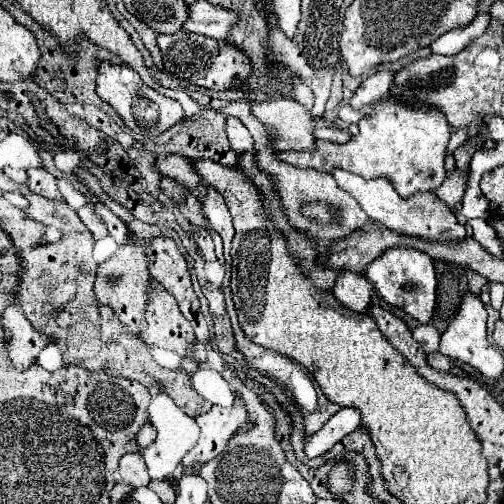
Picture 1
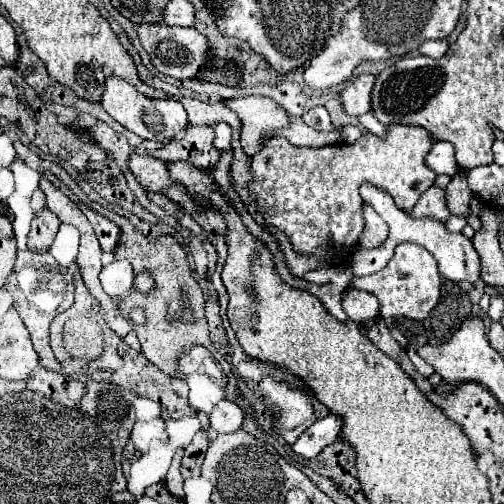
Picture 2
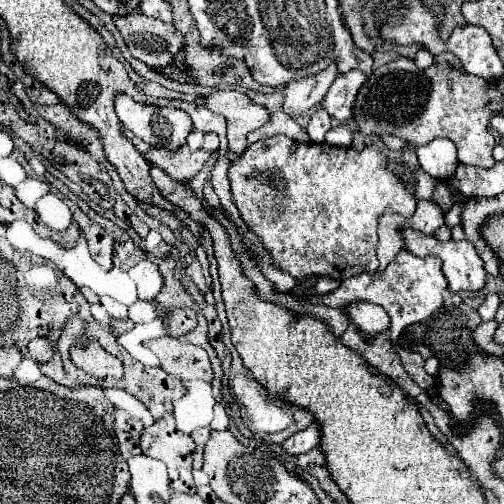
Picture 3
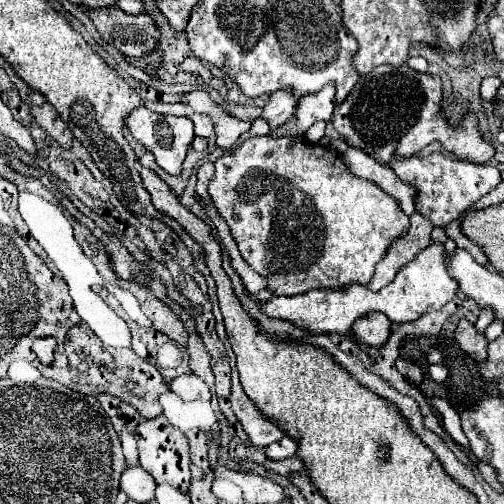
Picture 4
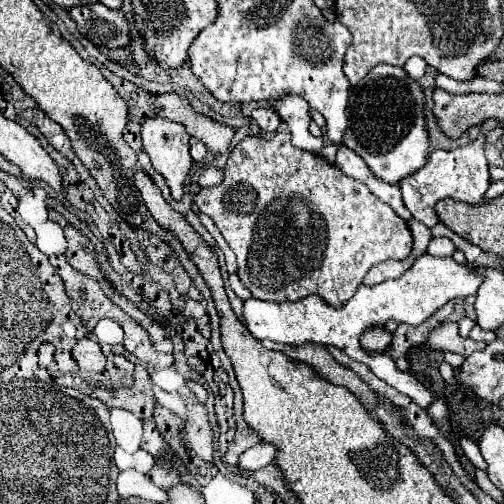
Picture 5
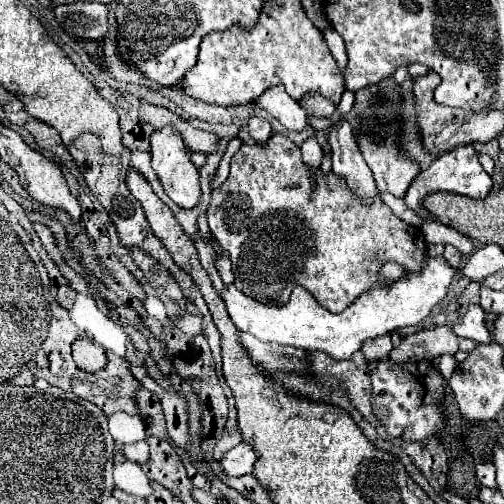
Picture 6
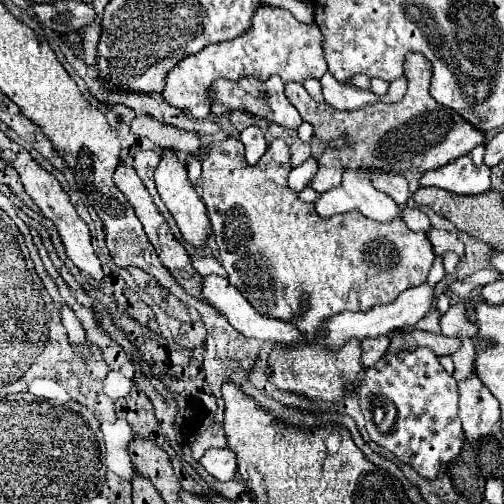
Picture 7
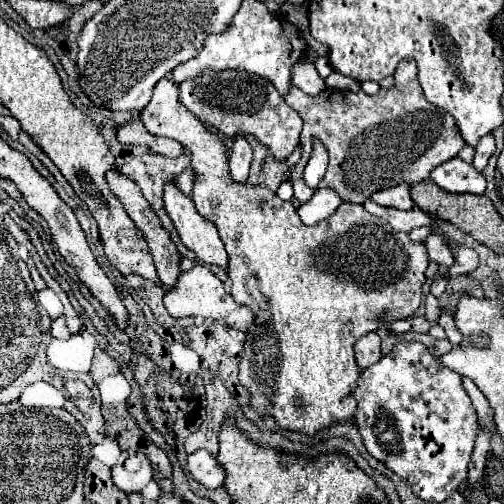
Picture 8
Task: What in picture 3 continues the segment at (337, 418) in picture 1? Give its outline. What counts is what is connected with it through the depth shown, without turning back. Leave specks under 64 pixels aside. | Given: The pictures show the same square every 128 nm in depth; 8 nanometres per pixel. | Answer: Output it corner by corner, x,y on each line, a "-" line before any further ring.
316,422
310,424
306,430
296,432
294,436
290,436
290,438
282,444
282,448
284,448
288,454
292,454
292,456
310,452
312,448
320,446
320,440
322,440
322,432
320,432
320,428
322,428
322,426
318,426

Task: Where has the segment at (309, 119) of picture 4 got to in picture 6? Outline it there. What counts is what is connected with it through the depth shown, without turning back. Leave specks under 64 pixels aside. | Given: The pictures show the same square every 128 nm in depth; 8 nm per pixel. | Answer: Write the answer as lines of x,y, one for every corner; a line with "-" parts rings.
272,86
256,104
268,110
290,132
302,132
308,126
308,116
304,116
300,104
286,94
284,86

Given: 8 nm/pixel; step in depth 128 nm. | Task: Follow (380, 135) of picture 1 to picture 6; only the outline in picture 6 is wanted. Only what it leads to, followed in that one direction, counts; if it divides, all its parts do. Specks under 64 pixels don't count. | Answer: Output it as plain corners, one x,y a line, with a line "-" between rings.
272,134
266,142
266,148
258,146
258,144
242,144
242,148
232,156
230,160
230,176
226,178
226,182
222,182
218,188
212,190
212,198
210,198
210,204
208,204
208,226
212,230
212,234
216,236
216,240
228,250
230,254
230,260
232,260
232,270
234,270
234,276
236,276
236,282
234,286
252,296
254,300
258,302
264,302
264,304
272,304
272,306
282,306
290,300
290,294
296,286
302,286
304,290
312,292
312,296
318,300
320,306
324,306
326,310
330,312
342,312
344,308
348,308
348,304
352,304
352,300
356,300
362,292
366,292
368,288
372,288
374,284
388,284
386,280
380,280
378,278
378,268
386,262
398,262
400,266
406,268
406,272
416,272
420,270
424,258
426,258
426,242
424,242
424,236
418,228
406,224
404,220
400,220
398,216
392,214
392,210
378,198
374,198
370,204
362,204
362,198
352,192
346,184
346,178
344,176
336,176
334,172
328,172
328,174
322,174
320,168
314,170
314,184
312,184
312,170
308,164
304,164
302,160
302,152
300,148
284,134

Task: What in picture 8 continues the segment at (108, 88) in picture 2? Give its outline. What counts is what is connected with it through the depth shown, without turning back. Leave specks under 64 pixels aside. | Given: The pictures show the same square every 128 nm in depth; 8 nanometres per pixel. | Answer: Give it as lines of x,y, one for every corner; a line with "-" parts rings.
176,182
164,184
164,206
186,248
190,248
206,264
226,268
228,256
216,226
198,214
194,200
180,192

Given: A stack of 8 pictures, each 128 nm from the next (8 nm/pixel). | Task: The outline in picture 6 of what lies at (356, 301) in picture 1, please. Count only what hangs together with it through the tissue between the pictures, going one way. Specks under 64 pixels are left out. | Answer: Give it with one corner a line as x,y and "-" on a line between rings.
384,334
384,336
376,336
372,340
366,340
364,346
362,346
362,352
364,352
364,356
366,356
368,362
376,362
376,360
388,358
392,346
394,344
392,344
390,334

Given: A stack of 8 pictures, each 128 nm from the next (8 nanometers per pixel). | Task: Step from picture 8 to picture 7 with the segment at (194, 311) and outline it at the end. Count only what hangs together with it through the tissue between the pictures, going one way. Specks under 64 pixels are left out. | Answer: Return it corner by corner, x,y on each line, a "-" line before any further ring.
206,276
204,278
204,296
206,296
206,302
210,306
214,306
220,314
224,314
228,318
228,322
238,330
242,332
244,336
248,338
256,338
256,340
262,340
262,342
282,342
282,344
294,344
294,342
300,342
304,344
306,336
298,330
298,320
294,318
292,322
288,320
276,320
272,316
266,316
266,314
260,314
230,282
228,278
222,278
222,276

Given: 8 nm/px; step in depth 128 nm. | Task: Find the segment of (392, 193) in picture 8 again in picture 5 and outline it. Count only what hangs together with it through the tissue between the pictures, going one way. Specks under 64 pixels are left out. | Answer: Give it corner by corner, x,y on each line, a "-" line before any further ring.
378,64
350,92
348,128
342,136
342,144
362,156
374,176
398,184
404,176
422,168
428,156
430,134
426,130
424,104
424,88
410,78
404,68

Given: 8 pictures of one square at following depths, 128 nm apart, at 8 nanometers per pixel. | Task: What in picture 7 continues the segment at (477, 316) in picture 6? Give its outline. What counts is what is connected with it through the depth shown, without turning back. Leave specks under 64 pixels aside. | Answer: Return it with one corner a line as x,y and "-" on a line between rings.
464,302
452,304
450,310
442,316
440,324
442,324
440,332
446,336
466,336
466,338
474,340
478,334
478,326
472,320
468,320

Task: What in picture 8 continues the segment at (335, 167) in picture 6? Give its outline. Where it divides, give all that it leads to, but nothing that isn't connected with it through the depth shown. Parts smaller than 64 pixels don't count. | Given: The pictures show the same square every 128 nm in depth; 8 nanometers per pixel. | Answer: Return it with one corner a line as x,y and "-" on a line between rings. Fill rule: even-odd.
330,188
318,189
316,194
298,208
298,214
302,218
304,224
318,224
326,218
332,216
332,212
336,212
336,208
342,204
344,200
-
364,200
364,208
376,216
388,221
388,224
394,228
394,230
402,230
402,232
410,232
412,228
418,228
418,226
432,226
432,220
426,212
418,210
416,206
412,210
396,210
396,208
390,208
390,206
380,206
372,200

